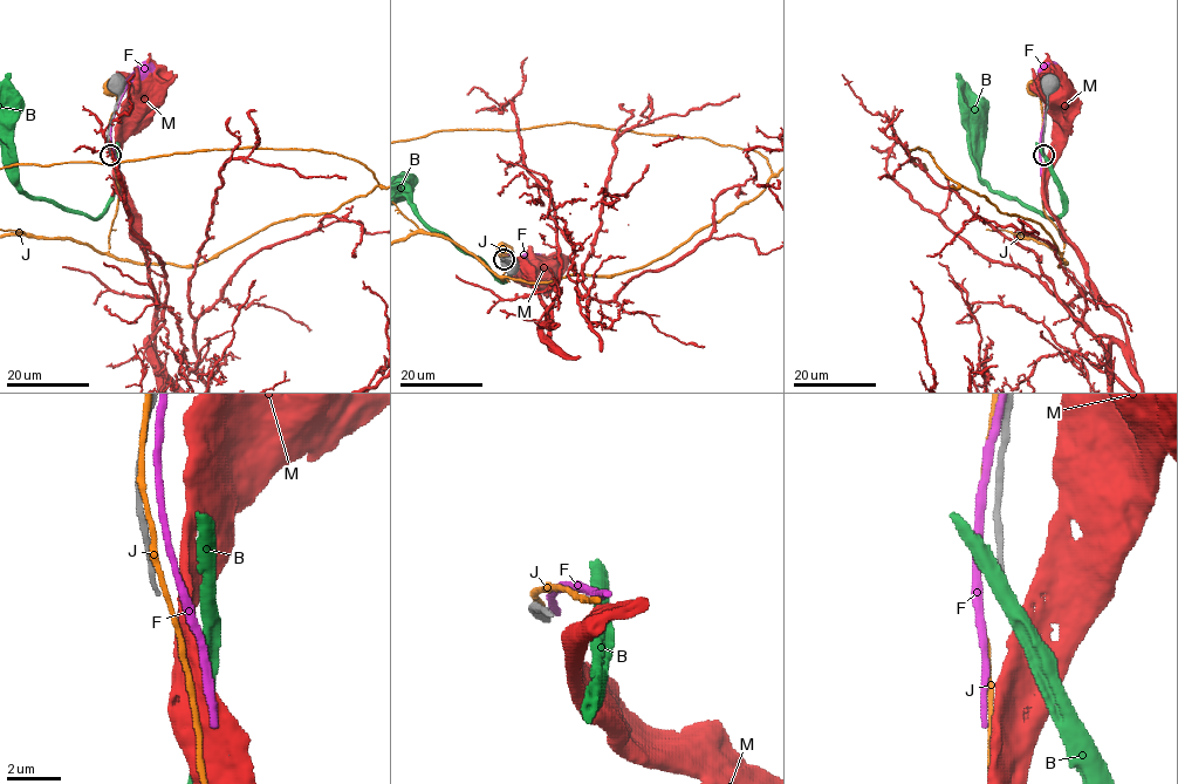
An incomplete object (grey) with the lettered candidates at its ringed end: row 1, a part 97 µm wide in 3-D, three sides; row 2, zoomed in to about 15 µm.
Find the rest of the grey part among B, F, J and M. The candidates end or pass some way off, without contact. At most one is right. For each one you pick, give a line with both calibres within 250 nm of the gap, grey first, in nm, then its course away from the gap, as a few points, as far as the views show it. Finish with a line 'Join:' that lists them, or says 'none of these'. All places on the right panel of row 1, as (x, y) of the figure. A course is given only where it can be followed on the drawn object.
Join: none of these

